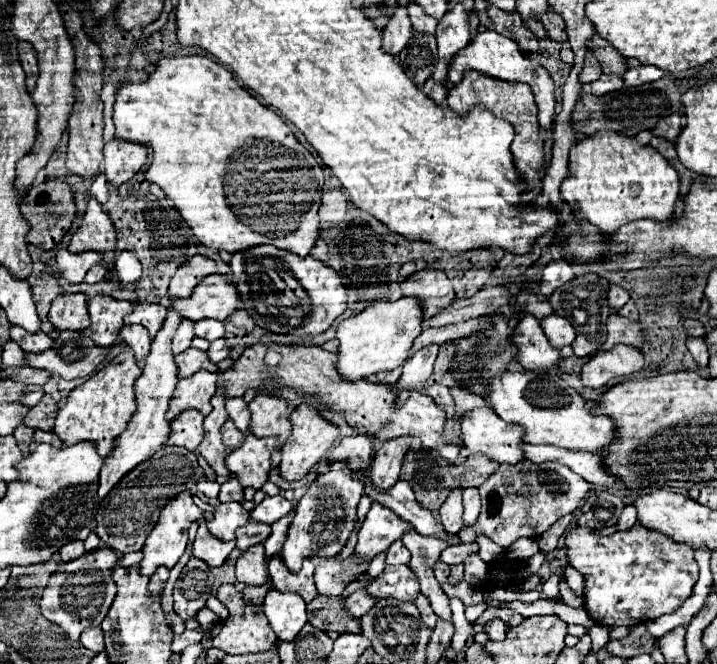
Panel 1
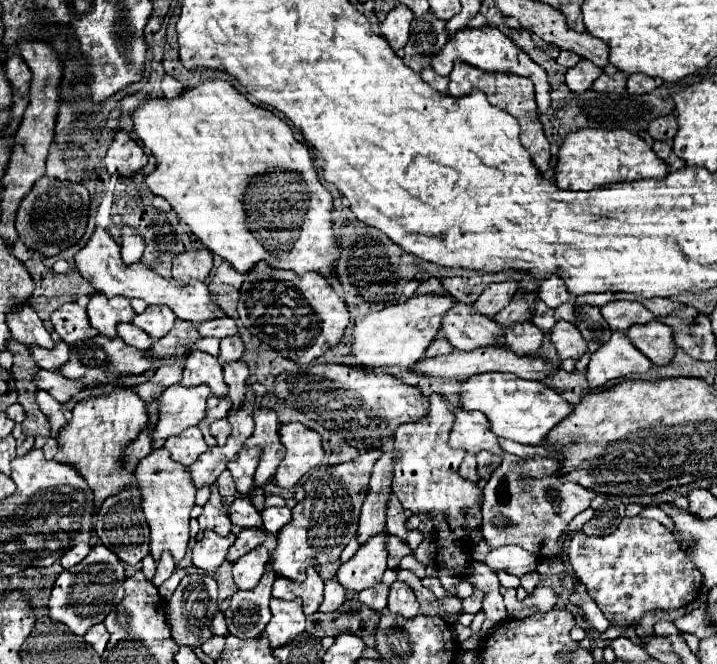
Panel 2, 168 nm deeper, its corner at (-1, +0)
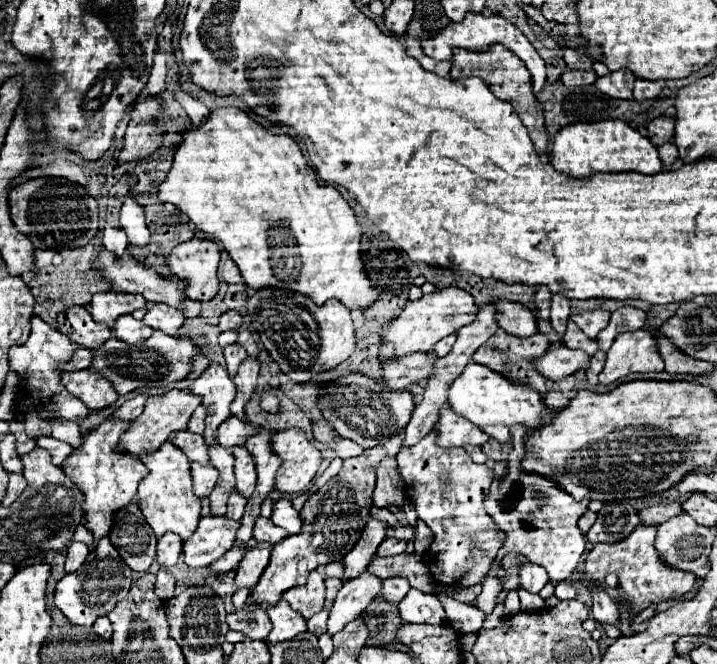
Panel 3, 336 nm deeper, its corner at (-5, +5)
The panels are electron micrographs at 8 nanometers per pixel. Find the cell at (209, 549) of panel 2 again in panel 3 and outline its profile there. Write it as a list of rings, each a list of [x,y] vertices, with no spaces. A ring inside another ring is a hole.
[[[202,517],[198,529],[190,539],[184,541],[184,561],[188,567],[208,567],[216,559],[220,559],[236,539],[240,523],[230,521],[226,517]]]

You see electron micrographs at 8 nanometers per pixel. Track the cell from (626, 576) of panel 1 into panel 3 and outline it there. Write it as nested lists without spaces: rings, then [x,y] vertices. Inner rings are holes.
[[[638,525],[632,531],[632,535],[628,535],[624,541],[616,545],[606,545],[606,543],[594,545],[592,551],[586,555],[584,563],[586,579],[598,587],[604,587],[604,577],[608,573],[616,573],[620,579],[620,589],[618,589],[620,601],[626,607],[634,609],[634,613],[646,609],[648,605],[656,605],[660,601],[688,593],[694,585],[694,575],[664,565],[662,559],[658,557],[658,551],[654,549],[654,537],[656,537],[656,527]]]

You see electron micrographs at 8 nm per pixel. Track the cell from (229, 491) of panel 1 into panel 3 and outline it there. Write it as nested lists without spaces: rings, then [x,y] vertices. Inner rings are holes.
[[[264,517],[256,519],[256,525],[254,525],[254,539],[256,541],[268,541],[274,545],[286,537],[288,537],[288,531],[276,527],[270,519],[264,519]]]

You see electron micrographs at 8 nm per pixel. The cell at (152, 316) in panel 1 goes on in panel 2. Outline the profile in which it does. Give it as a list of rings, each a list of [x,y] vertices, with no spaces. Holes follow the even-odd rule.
[[[148,306],[142,314],[136,314],[132,324],[142,328],[152,338],[166,336],[174,326],[176,316],[164,306]]]

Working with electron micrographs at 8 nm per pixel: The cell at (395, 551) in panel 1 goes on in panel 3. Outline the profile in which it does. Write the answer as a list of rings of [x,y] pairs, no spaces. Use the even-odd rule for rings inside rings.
[[[384,539],[376,551],[378,557],[390,557],[390,555],[398,555],[406,551],[406,541],[402,539]]]

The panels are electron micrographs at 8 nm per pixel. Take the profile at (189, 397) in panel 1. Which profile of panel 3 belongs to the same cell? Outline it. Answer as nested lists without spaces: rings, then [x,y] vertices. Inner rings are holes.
[[[172,389],[168,391],[168,395],[162,395],[162,397],[148,397],[144,413],[130,423],[128,431],[124,433],[124,439],[120,439],[120,451],[132,451],[140,455],[140,453],[152,451],[152,445],[154,449],[158,449],[168,439],[170,433],[182,431],[188,425],[188,419],[198,405],[200,405],[198,395],[190,391],[178,391],[178,389]]]

